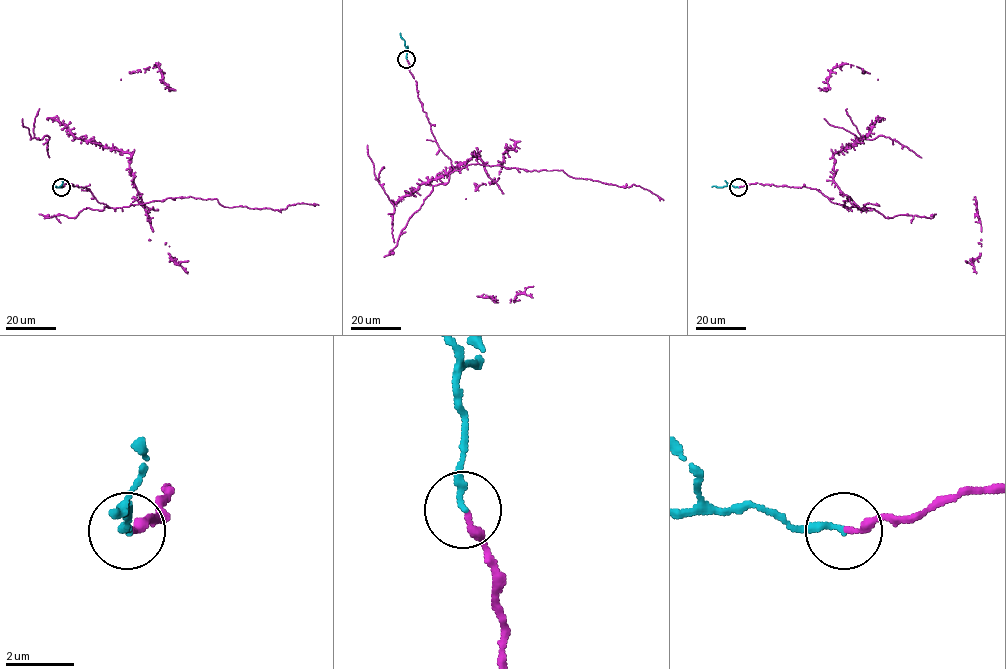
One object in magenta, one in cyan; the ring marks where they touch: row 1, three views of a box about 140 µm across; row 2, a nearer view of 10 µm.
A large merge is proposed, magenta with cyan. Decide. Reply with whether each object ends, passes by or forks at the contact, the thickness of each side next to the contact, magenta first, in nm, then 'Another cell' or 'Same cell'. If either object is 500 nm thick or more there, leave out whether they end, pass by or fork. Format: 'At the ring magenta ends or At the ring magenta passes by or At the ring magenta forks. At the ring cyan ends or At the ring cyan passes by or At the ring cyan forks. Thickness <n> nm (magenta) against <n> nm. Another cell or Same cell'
At the ring magenta ends. At the ring cyan ends. Thickness 240 nm (magenta) against 190 nm. Same cell

